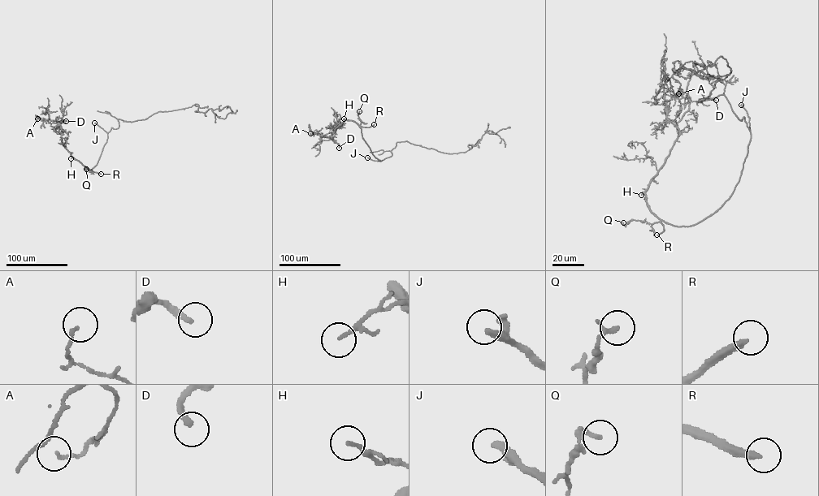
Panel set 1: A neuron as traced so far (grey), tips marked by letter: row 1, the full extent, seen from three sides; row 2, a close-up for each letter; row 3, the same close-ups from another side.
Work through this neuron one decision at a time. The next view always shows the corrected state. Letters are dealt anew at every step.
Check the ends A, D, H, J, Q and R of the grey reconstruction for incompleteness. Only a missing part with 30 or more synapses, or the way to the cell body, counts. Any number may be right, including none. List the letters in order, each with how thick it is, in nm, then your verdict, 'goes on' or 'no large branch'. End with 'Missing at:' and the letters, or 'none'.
A: 130 nm thick; no large branch
D: 240 nm thick; no large branch
H: 140 nm thick; goes on
J: 320 nm thick; goes on
Q: 170 nm thick; no large branch
R: 260 nm thick; goes on
Missing at: H, J, R

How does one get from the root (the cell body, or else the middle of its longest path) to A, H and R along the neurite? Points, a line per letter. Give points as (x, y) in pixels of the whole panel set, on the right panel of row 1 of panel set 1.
A: (738, 118), (751, 140), (731, 196), (693, 225), (666, 223), (645, 190), (689, 109), (678, 93)
H: (738, 118), (750, 132), (747, 155), (732, 195), (712, 213), (672, 226), (641, 195)
R: (738, 118), (745, 118), (751, 140), (731, 196), (693, 225), (661, 221), (664, 230), (656, 235)

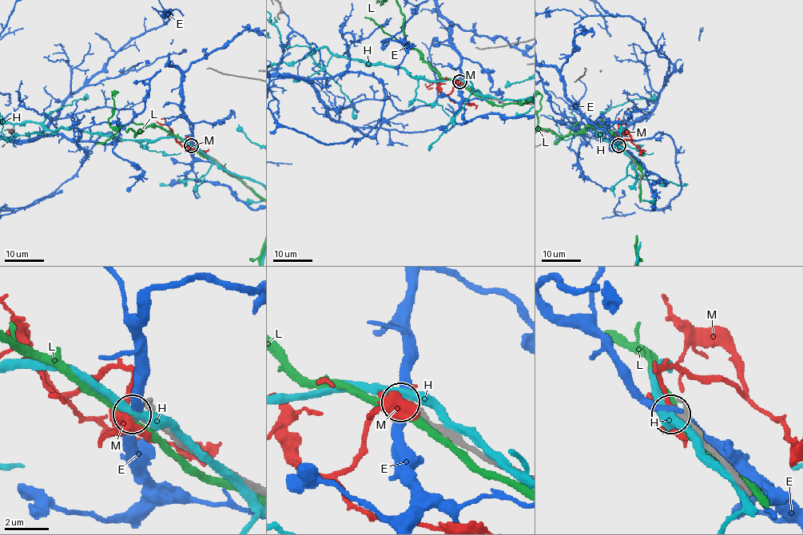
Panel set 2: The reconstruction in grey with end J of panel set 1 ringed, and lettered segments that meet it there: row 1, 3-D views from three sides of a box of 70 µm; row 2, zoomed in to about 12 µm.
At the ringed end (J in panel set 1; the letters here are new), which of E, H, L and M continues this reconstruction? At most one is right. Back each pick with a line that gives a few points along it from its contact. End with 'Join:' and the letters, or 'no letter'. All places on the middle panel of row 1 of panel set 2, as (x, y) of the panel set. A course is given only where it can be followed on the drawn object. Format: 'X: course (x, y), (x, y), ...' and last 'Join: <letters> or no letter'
Join: no letter

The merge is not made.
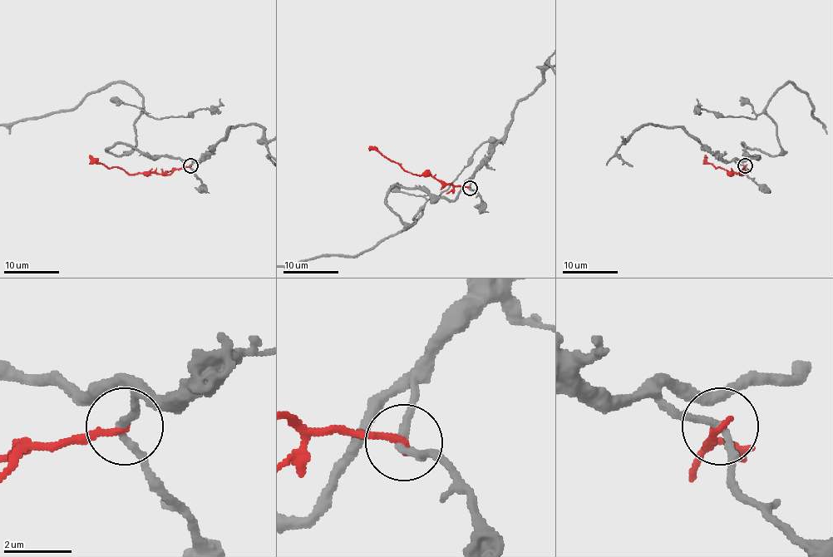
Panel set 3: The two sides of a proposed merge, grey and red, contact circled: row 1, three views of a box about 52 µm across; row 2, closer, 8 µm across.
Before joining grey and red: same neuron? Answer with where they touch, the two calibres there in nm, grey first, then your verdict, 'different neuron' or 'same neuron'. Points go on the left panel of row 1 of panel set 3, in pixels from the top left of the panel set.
place (190, 165); calibres 220 and 220 nm; different neuron

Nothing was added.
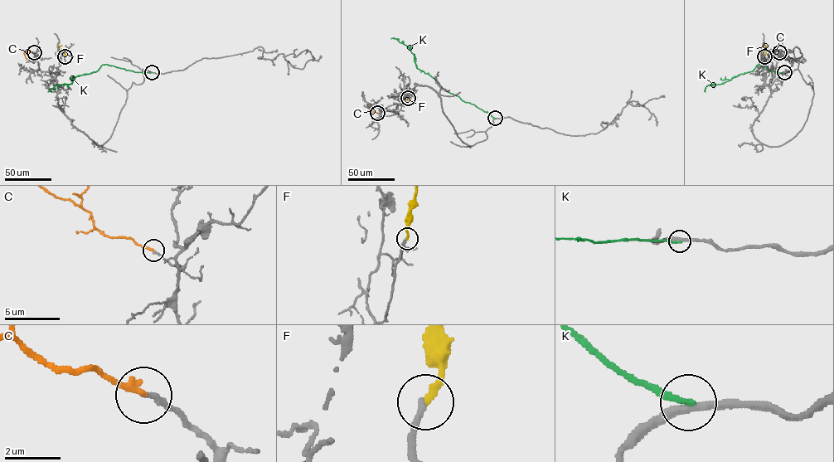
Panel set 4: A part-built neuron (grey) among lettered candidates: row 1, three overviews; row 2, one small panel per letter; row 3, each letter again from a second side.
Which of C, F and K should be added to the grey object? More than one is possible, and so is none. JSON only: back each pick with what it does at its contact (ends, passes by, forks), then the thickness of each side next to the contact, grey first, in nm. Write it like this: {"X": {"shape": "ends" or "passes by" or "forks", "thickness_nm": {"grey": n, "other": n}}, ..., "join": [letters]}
{"C": {"shape": "ends", "thickness_nm": {"grey": 200, "other": 240}}, "F": {"shape": "ends", "thickness_nm": {"grey": 240, "other": 240}}, "join": ["C", "F"]}

